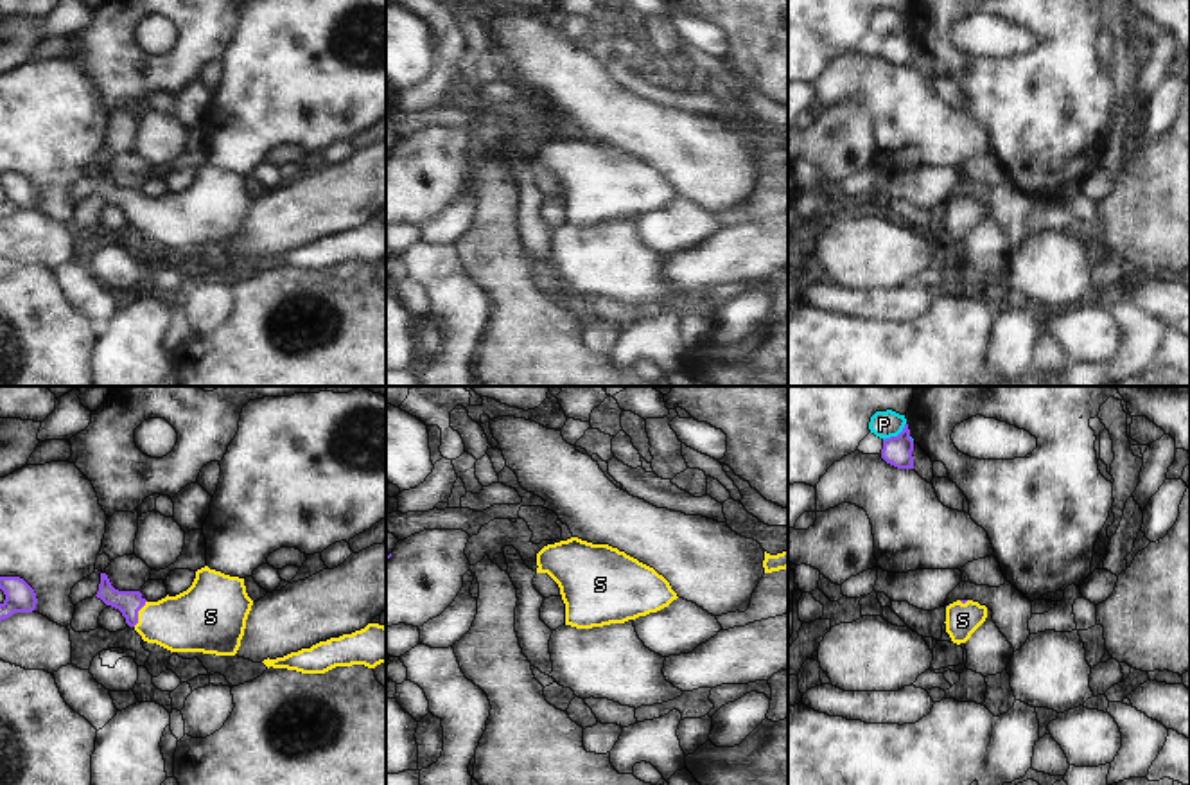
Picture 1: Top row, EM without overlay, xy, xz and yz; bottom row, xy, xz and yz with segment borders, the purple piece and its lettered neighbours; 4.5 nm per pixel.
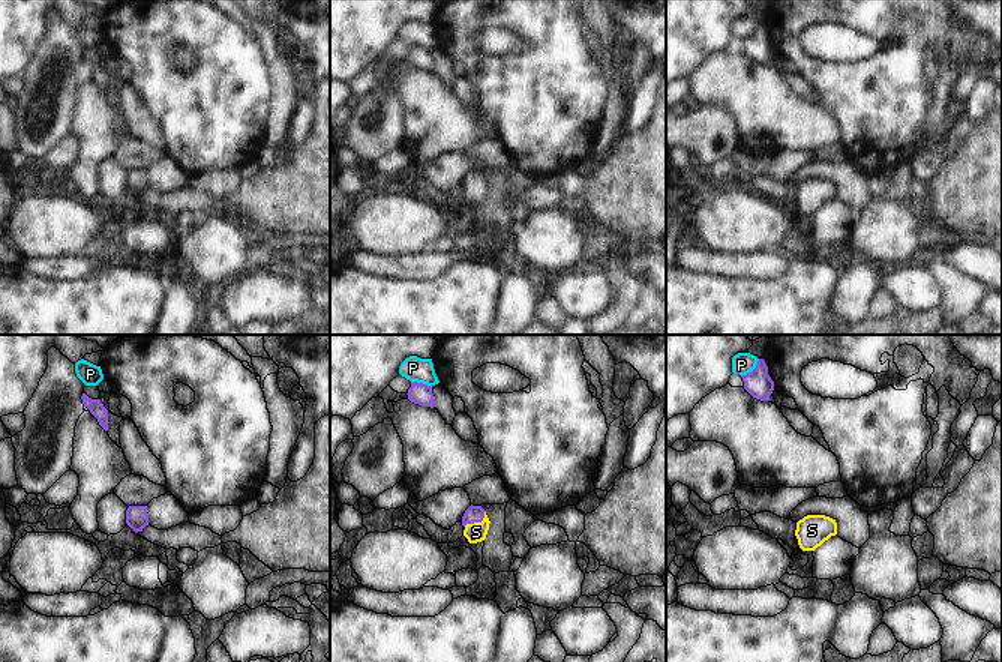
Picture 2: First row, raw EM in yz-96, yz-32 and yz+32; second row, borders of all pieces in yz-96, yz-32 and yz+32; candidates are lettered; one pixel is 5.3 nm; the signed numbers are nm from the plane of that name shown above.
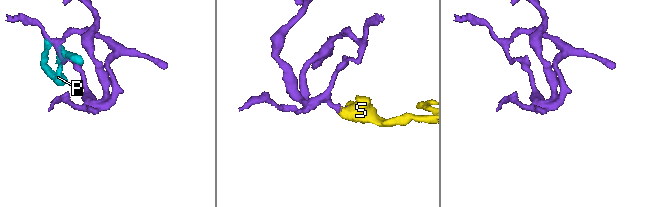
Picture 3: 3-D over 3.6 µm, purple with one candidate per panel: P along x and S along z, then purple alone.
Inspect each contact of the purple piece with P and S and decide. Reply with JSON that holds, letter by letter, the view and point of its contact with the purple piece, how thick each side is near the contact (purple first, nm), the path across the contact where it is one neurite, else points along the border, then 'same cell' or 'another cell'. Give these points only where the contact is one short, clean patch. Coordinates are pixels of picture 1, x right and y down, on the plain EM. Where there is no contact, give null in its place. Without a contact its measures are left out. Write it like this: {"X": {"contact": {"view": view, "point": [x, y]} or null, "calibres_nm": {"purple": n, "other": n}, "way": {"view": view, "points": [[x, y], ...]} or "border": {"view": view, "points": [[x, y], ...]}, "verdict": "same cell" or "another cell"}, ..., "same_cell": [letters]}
{"P": {"contact": {"view": "yz", "point": [898, 33]}, "calibres_nm": {"purple": 130, "other": 120}, "verdict": "another cell"}, "S": {"contact": {"view": "xy", "point": [137, 211]}, "calibres_nm": {"purple": 110, "other": 280}, "way": {"view": "xy", "points": [[128, 200], [137, 211], [155, 220], [189, 220]]}, "verdict": "same cell"}, "same_cell": ["S"]}

